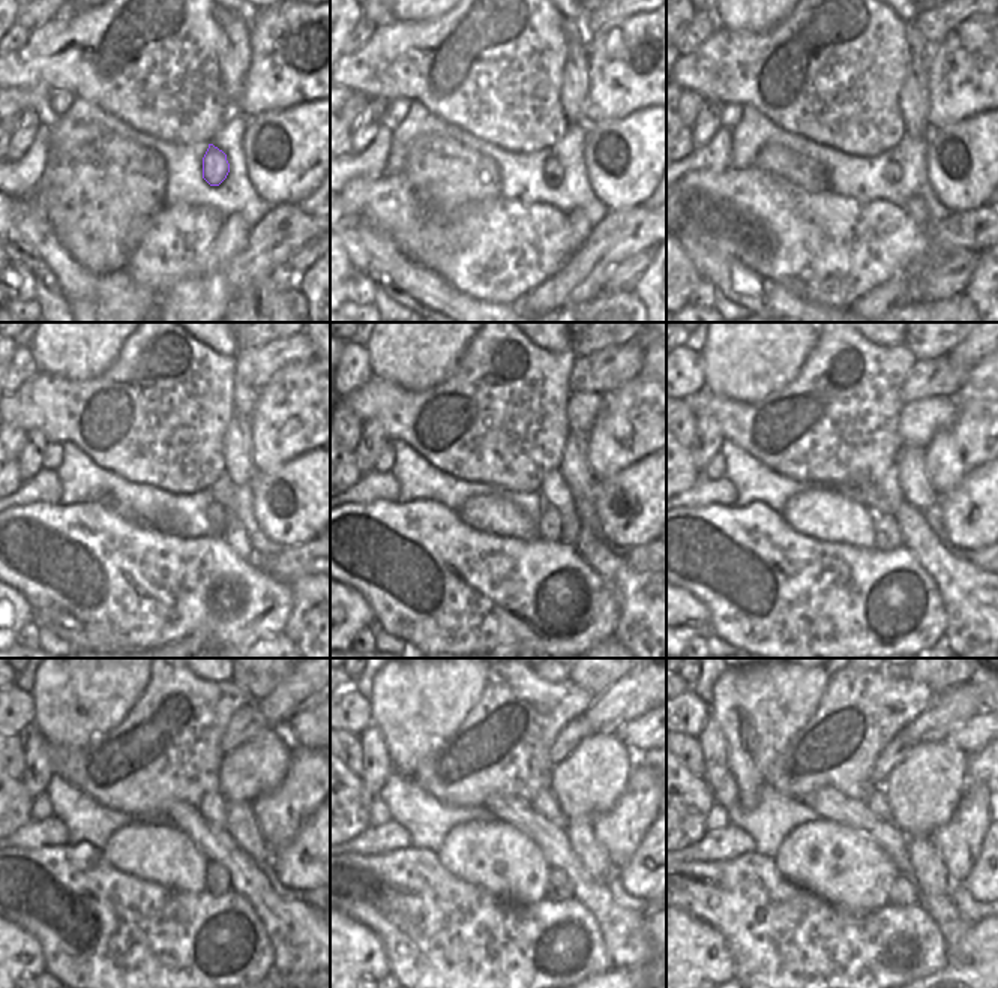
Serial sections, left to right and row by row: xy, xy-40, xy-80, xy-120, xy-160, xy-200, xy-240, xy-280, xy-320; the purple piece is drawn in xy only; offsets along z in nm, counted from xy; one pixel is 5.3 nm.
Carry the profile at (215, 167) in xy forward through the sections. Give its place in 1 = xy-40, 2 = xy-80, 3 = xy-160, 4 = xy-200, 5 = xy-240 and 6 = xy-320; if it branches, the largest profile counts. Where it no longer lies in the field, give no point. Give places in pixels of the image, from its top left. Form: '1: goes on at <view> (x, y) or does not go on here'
1: goes on at xy-40 (553, 171)
2: goes on at xy-80 (892, 173)
3: goes on at xy-160 (550, 523)
4: goes on at xy-200 (887, 537)
5: goes on at xy-240 (218, 882)
6: goes on at xy-320 (902, 892)

